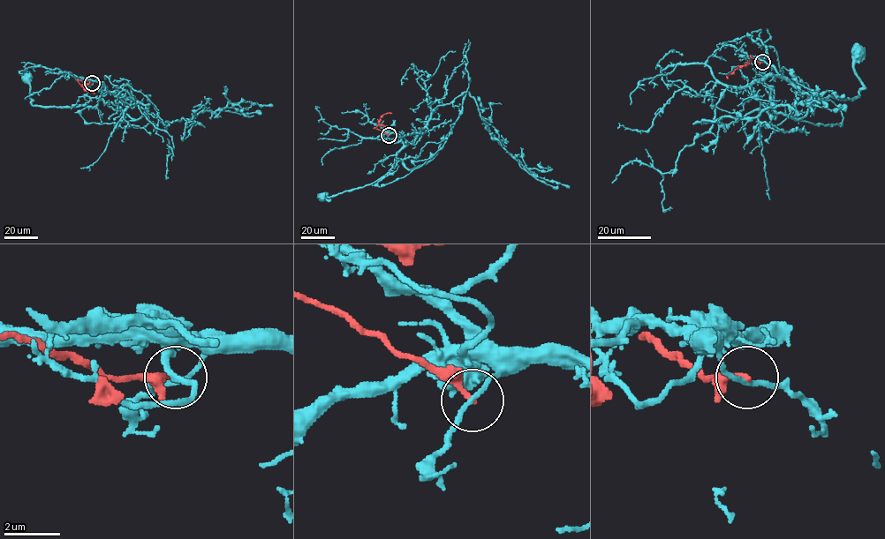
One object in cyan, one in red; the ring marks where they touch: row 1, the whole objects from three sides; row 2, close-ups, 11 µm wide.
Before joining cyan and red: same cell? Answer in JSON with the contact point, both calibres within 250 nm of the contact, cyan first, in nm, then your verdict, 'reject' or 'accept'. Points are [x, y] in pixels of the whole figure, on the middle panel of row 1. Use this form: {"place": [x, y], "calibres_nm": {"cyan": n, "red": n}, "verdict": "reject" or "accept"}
{"place": [389, 135], "calibres_nm": {"cyan": 150, "red": 240}, "verdict": "reject"}

